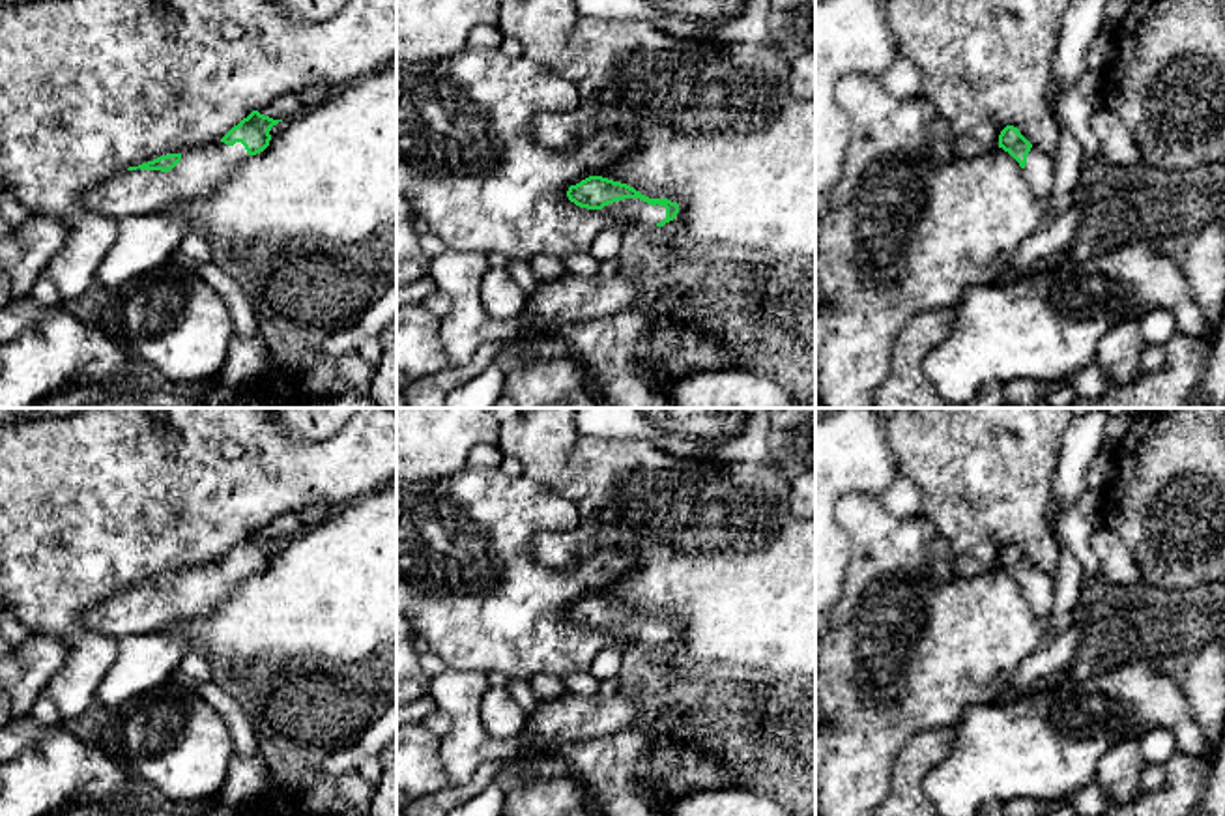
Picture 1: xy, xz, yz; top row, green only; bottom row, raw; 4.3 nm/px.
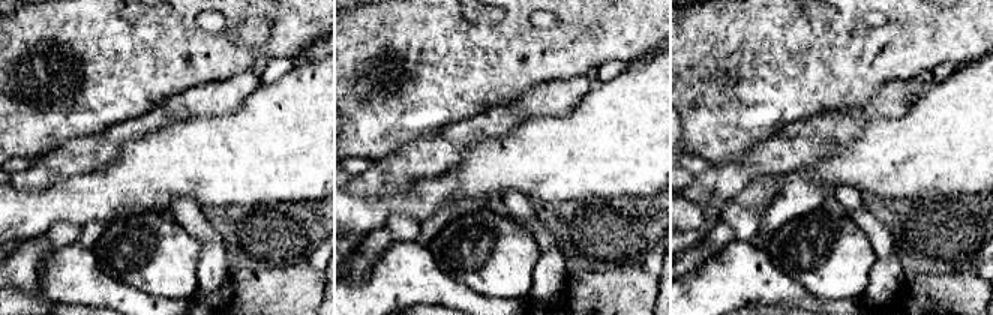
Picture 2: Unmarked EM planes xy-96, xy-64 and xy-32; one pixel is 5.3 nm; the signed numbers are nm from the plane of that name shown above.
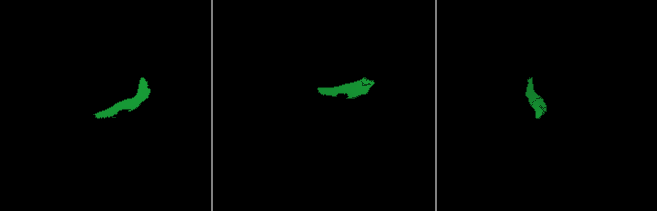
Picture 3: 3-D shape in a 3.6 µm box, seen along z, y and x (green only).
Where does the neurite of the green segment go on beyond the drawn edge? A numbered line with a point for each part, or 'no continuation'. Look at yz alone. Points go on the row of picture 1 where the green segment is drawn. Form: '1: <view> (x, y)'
1: yz (1038, 171)

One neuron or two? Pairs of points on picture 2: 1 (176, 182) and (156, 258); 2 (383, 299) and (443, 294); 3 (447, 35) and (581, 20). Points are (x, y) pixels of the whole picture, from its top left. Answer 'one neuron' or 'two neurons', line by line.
1: two neurons
2: one neuron
3: one neuron

